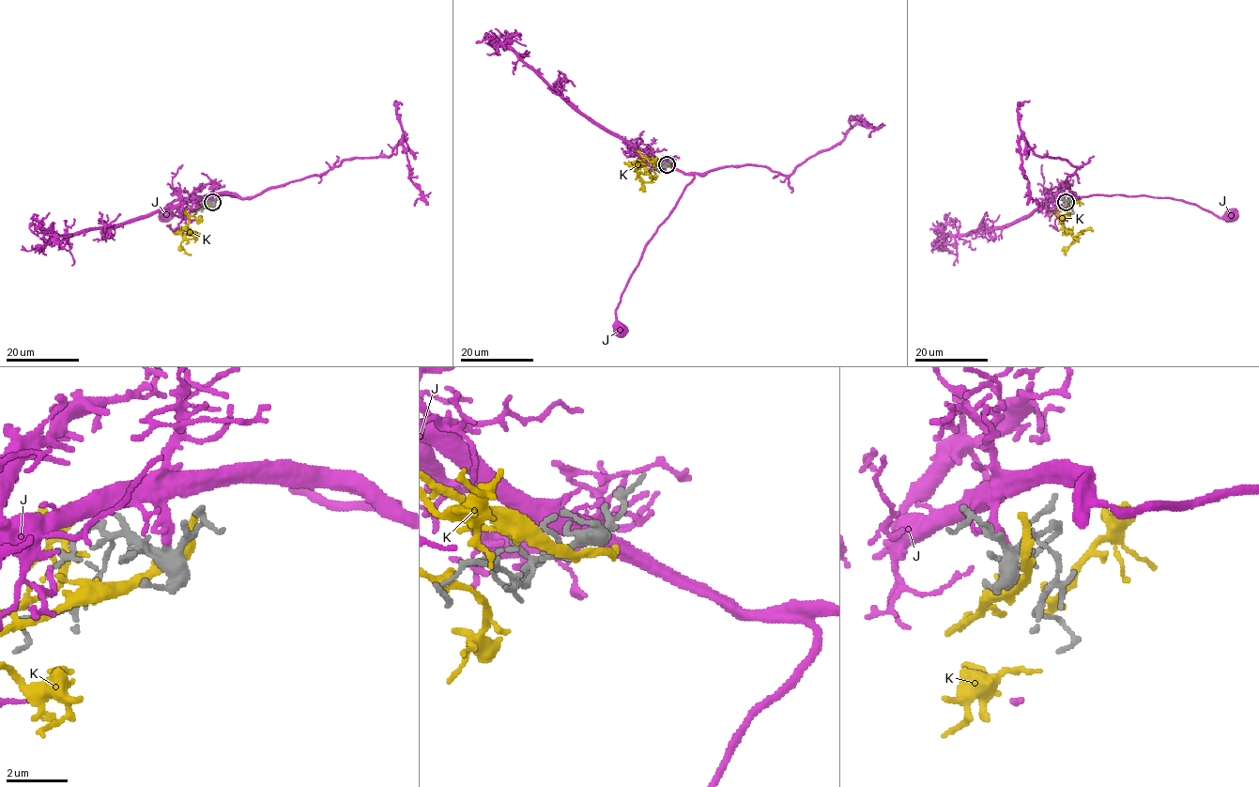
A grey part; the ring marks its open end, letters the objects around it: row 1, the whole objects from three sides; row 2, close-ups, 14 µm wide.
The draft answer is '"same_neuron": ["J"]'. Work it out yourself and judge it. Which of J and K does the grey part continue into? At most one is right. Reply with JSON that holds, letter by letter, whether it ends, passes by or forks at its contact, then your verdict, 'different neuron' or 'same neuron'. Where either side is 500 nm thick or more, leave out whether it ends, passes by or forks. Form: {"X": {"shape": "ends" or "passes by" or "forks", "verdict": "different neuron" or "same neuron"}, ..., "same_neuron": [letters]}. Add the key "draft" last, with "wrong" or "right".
{"J": {"shape": "passes by", "verdict": "same neuron"}, "K": {"shape": "passes by", "verdict": "different neuron"}, "same_neuron": ["J"], "draft": "right"}

